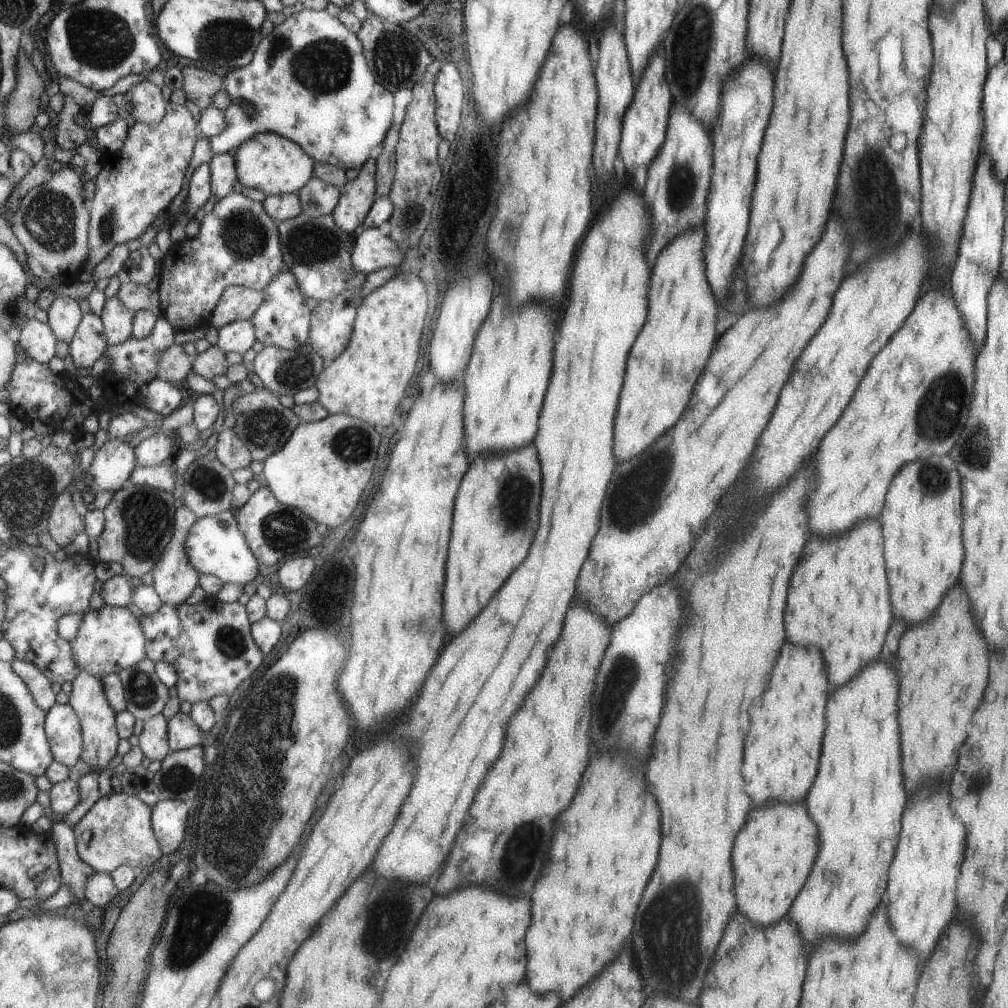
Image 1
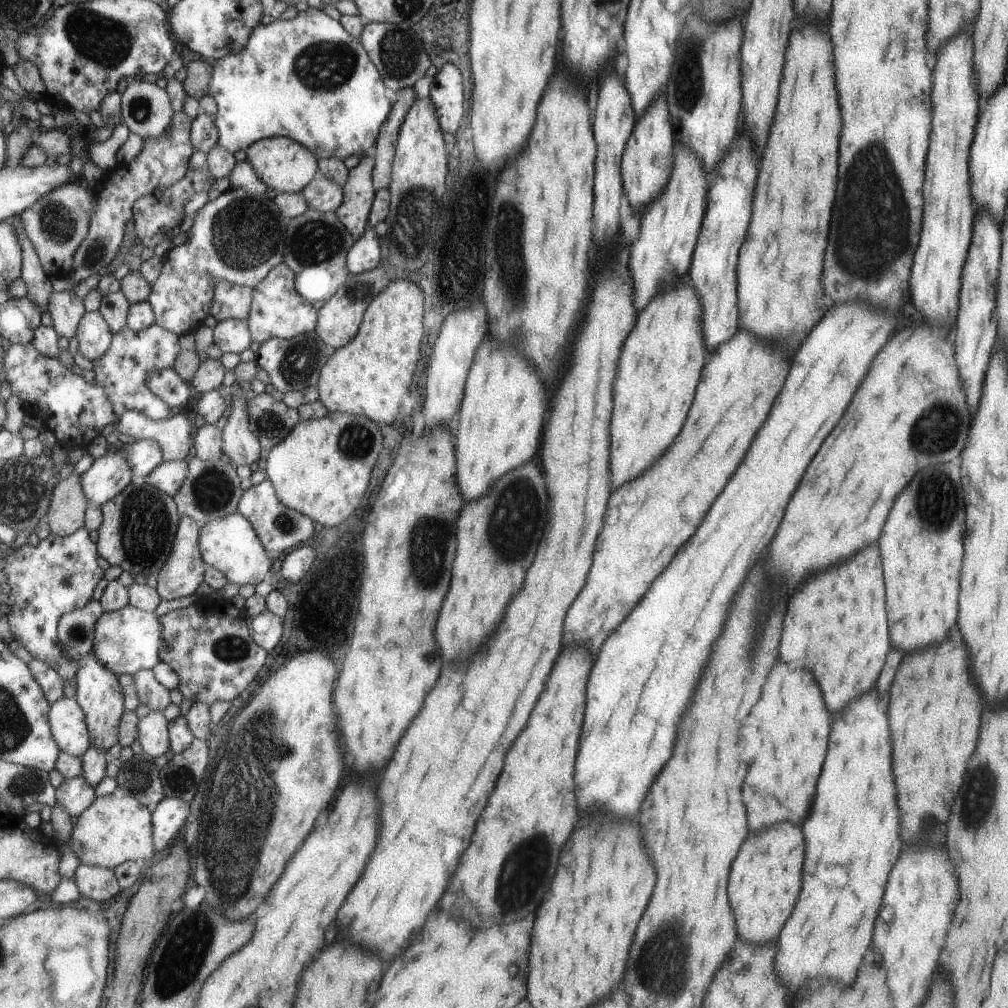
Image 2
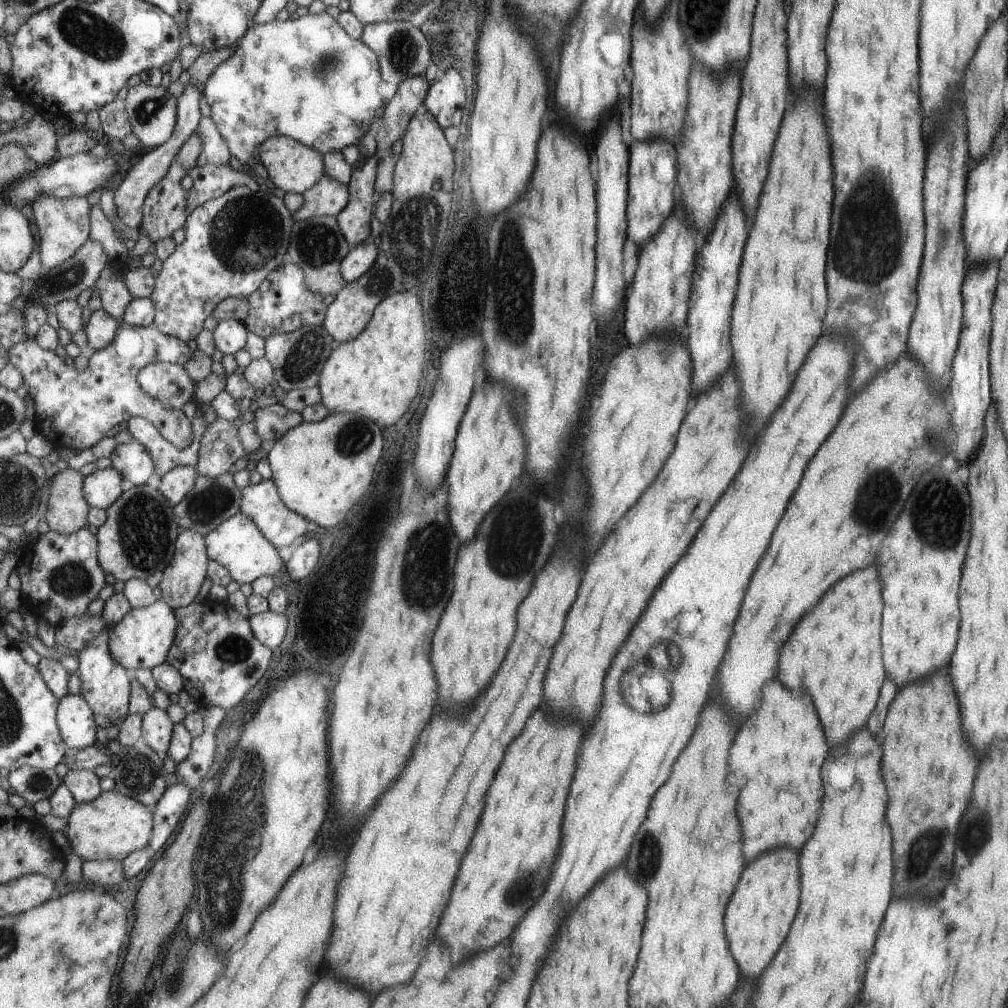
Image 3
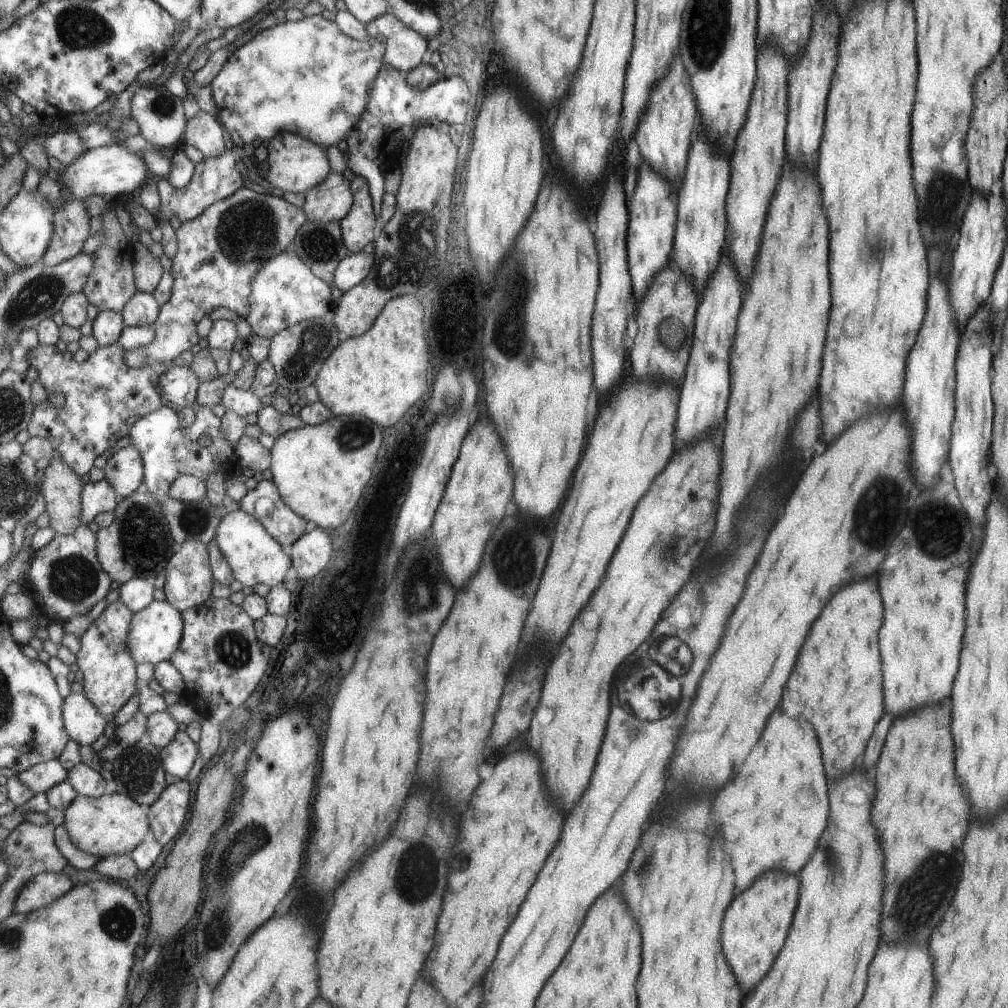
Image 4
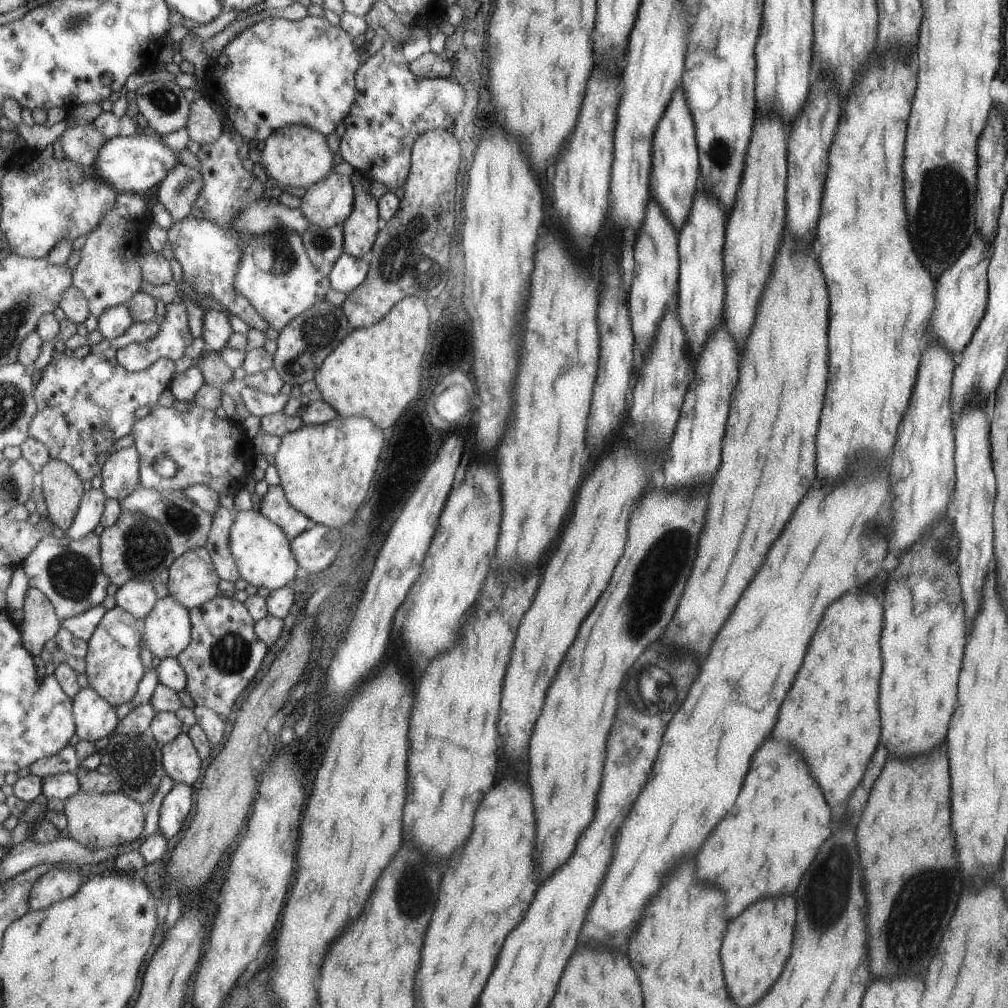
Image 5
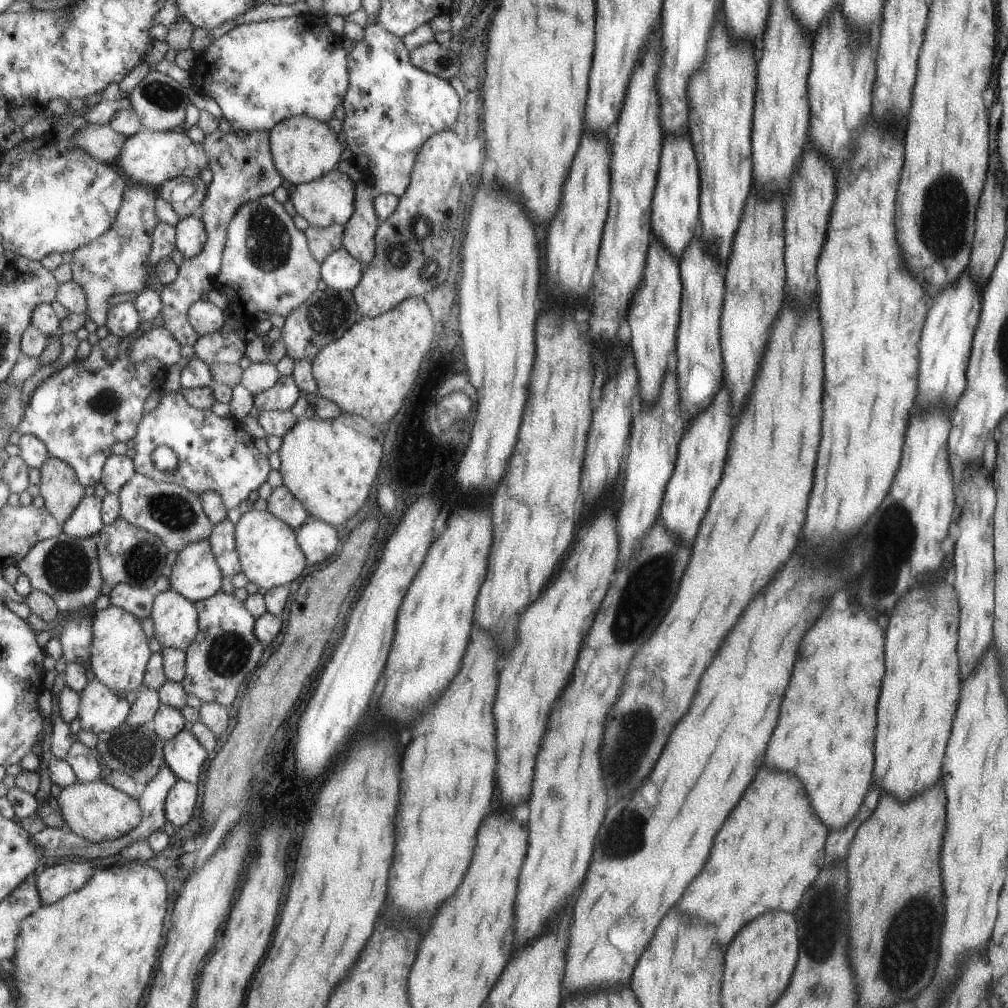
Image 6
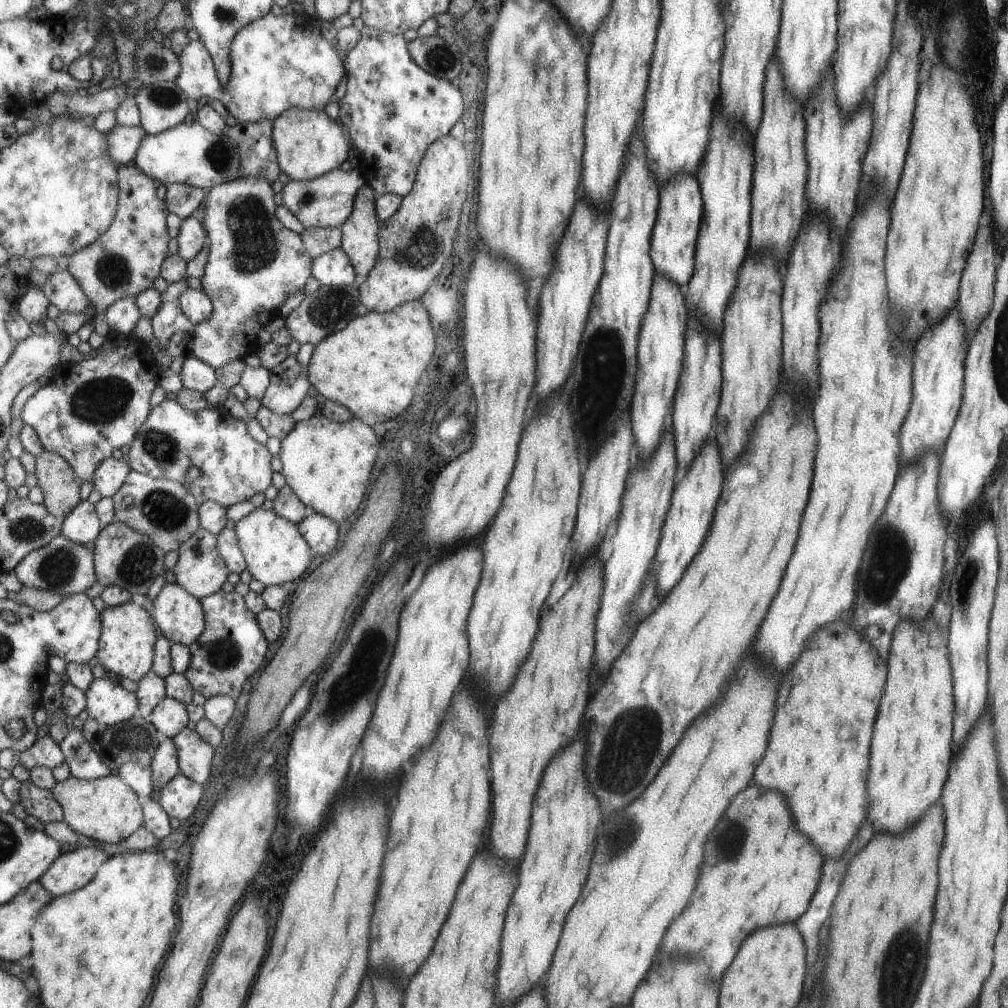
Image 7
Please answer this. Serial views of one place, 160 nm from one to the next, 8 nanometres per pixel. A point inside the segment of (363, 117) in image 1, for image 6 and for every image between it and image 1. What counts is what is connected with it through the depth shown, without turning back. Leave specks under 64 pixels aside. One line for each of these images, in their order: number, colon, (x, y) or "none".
2: (307, 78)
3: (306, 78)
4: (306, 77)
5: (276, 72)
6: (260, 73)

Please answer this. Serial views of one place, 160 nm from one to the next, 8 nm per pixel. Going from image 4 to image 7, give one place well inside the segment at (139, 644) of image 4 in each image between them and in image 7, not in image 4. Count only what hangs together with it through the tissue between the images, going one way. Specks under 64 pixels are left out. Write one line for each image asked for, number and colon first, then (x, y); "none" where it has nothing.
5: (168, 629)
6: (175, 618)
7: (180, 616)

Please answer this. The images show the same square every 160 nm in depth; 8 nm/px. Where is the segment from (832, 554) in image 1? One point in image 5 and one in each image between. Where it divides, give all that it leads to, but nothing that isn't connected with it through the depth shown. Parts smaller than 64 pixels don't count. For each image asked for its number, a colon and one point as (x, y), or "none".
2: (836, 621)
3: (835, 653)
4: (837, 686)
5: (831, 715)

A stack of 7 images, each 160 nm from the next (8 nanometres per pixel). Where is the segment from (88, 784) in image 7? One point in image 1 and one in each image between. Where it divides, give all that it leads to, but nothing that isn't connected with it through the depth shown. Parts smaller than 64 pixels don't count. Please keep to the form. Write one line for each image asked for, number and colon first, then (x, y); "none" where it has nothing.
1: (119, 830)
2: (115, 829)
3: (113, 826)
4: (113, 824)
5: (95, 819)
6: (95, 810)

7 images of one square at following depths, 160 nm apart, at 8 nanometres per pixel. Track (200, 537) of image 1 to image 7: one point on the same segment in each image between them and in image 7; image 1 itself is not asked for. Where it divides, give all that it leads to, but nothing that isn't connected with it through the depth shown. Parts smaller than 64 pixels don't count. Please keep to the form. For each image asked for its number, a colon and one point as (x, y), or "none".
2: (230, 544)
3: (238, 544)
4: (255, 556)
5: (261, 548)
6: (268, 551)
7: (275, 552)

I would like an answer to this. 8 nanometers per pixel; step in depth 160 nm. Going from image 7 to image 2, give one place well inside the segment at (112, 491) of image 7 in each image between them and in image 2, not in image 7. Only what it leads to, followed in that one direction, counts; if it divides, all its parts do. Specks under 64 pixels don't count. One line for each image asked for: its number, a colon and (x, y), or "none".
2: (145, 455)
3: (133, 460)
4: (124, 470)
5: (121, 475)
6: (119, 469)

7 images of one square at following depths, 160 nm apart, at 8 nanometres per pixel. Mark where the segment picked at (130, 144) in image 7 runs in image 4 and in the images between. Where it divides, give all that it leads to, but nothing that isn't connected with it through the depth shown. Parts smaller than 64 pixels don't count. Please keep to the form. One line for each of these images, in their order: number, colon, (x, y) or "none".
4: (66, 146)
5: (81, 143)
6: (103, 142)

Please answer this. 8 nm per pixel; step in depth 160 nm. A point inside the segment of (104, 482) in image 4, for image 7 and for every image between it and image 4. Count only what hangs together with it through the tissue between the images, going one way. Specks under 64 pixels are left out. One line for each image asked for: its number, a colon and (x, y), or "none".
5: (90, 514)
6: (87, 520)
7: (84, 524)

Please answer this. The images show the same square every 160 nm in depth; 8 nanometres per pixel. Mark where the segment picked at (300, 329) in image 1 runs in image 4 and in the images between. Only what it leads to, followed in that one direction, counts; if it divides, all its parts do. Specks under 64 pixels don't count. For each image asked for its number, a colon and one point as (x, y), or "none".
2: (277, 310)
3: (282, 303)
4: (284, 290)

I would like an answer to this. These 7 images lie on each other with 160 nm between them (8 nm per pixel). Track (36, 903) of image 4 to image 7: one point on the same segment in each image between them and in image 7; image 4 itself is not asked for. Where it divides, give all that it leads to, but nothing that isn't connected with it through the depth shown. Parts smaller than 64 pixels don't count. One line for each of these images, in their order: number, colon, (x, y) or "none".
5: (57, 885)
6: (55, 882)
7: (73, 870)

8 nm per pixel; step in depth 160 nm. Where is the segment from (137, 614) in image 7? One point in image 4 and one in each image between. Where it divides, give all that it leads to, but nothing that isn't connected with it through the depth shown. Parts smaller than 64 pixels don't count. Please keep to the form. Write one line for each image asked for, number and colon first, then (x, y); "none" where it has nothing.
4: (109, 672)
5: (114, 668)
6: (120, 654)

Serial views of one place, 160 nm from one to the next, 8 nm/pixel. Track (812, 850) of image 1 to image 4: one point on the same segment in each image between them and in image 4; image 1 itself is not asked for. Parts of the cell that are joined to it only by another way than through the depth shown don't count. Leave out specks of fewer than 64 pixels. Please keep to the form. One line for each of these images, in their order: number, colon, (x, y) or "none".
2: (765, 880)
3: (759, 916)
4: (753, 932)

